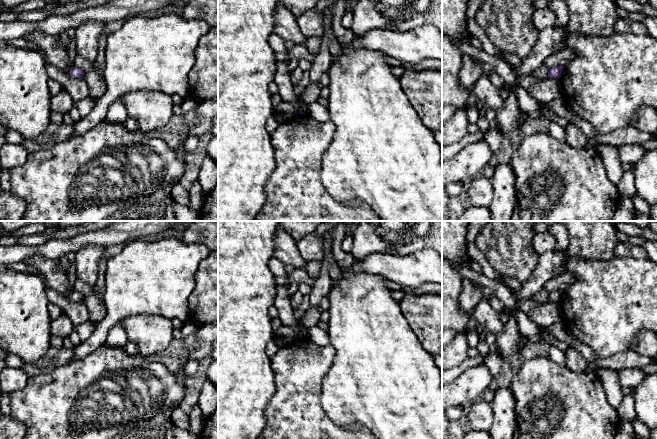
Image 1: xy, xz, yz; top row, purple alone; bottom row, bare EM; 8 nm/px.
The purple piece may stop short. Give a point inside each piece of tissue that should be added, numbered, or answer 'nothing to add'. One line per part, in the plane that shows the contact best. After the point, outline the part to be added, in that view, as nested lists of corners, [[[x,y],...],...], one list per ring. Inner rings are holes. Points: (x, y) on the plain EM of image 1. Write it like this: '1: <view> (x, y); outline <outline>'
nothing to add

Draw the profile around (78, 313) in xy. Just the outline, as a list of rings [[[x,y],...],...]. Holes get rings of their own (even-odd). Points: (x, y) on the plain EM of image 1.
[[[45,286],[45,291],[49,303],[58,305],[62,312],[70,318],[74,327],[90,321],[89,311],[84,301],[69,301],[67,298],[47,286]]]

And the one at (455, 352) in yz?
[[[458,331],[448,344],[442,346],[442,371],[460,365],[468,358],[468,349],[466,331]]]

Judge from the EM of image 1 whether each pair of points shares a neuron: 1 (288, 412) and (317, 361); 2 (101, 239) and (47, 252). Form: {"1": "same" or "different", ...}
{"1": "same", "2": "same"}

